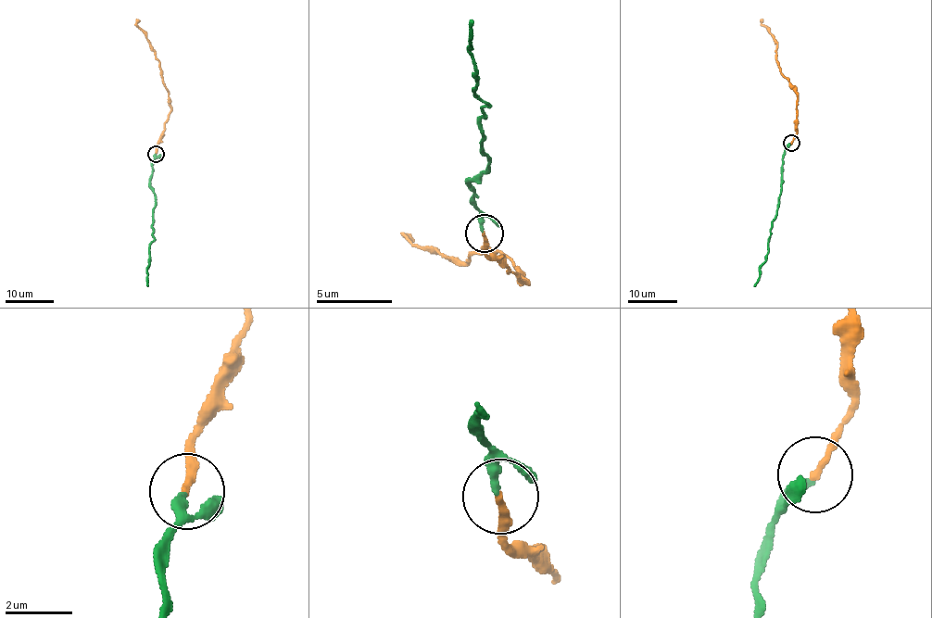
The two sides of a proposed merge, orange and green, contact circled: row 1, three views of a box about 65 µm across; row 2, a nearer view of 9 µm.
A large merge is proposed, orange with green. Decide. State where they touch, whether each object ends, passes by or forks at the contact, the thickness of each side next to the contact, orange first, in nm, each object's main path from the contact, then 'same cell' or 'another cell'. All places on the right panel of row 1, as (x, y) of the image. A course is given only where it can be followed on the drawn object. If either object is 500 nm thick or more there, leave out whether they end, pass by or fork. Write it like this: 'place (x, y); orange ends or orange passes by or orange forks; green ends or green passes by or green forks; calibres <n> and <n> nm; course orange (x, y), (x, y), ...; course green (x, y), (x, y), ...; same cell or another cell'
place (791, 143); orange ends; green ends; calibres 200 and 280 nm; course orange (790, 144), (797, 130), (796, 92), (781, 72), (776, 60), (777, 43), (761, 18); course green (790, 144), (782, 159), (781, 194), (777, 216), (770, 231), (767, 258), (753, 286); same cell

